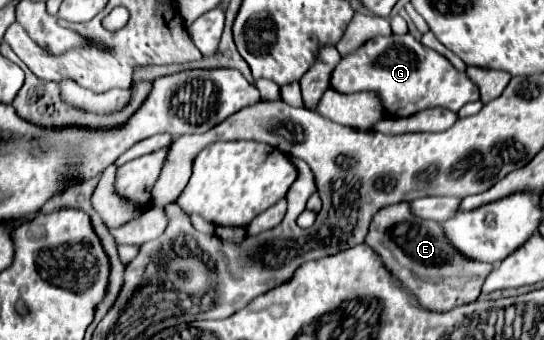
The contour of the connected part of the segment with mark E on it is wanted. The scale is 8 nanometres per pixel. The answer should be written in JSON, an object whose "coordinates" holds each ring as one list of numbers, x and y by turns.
{"coordinates":[[399,202,375,214,365,242,377,250,385,266,415,294,415,298,427,310,451,310,477,300,485,278,495,268,493,264,477,262,457,252,447,240,441,224,415,216,409,202]]}

